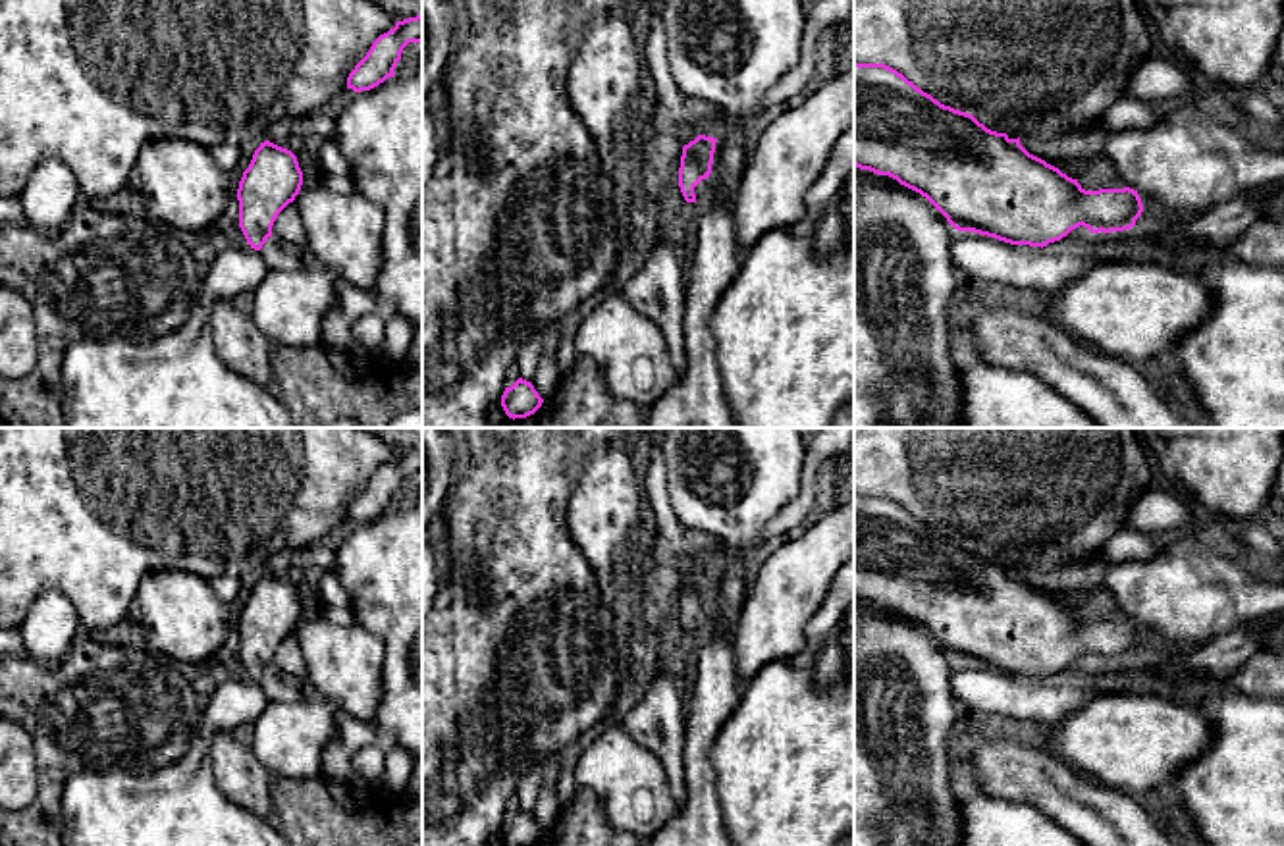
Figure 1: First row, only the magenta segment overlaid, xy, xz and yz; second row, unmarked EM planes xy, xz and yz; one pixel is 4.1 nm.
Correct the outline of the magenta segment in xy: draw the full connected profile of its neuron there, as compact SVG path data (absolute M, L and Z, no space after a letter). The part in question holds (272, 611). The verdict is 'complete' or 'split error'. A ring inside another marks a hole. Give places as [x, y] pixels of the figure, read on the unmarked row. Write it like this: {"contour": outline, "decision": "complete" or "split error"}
{"contour": "M270 572L260 574L239 613L239 659L270 703L299 701L310 692L272 667L278 646L295 632L301 617L297 588Z", "decision": "split error"}

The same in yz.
{"contour": "M854 495L854 597L889 607L925 628L958 663L1010 676L1047 678L1083 657L1091 665L1124 663L1143 644L1137 622L1085 622L1078 611L1030 586L972 545L941 536L885 495Z", "decision": "complete"}

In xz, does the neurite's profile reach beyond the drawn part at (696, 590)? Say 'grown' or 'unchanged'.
grown

